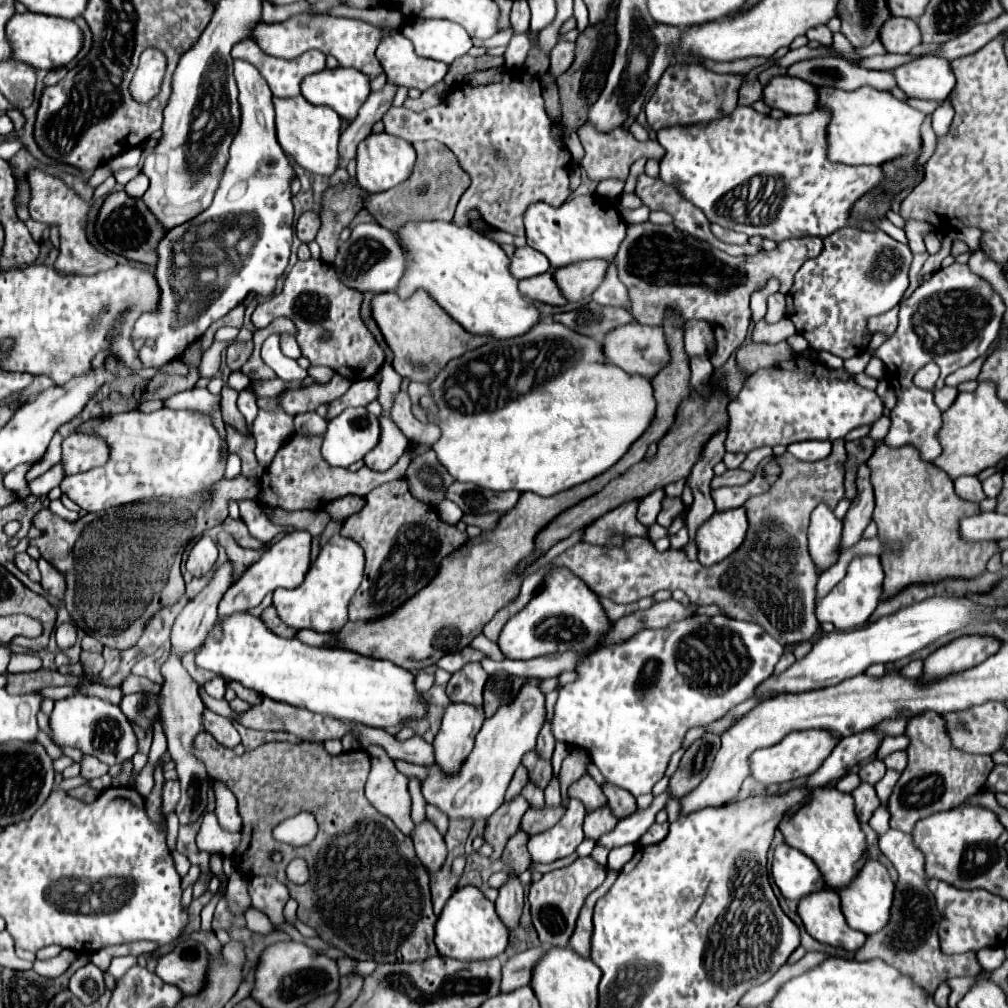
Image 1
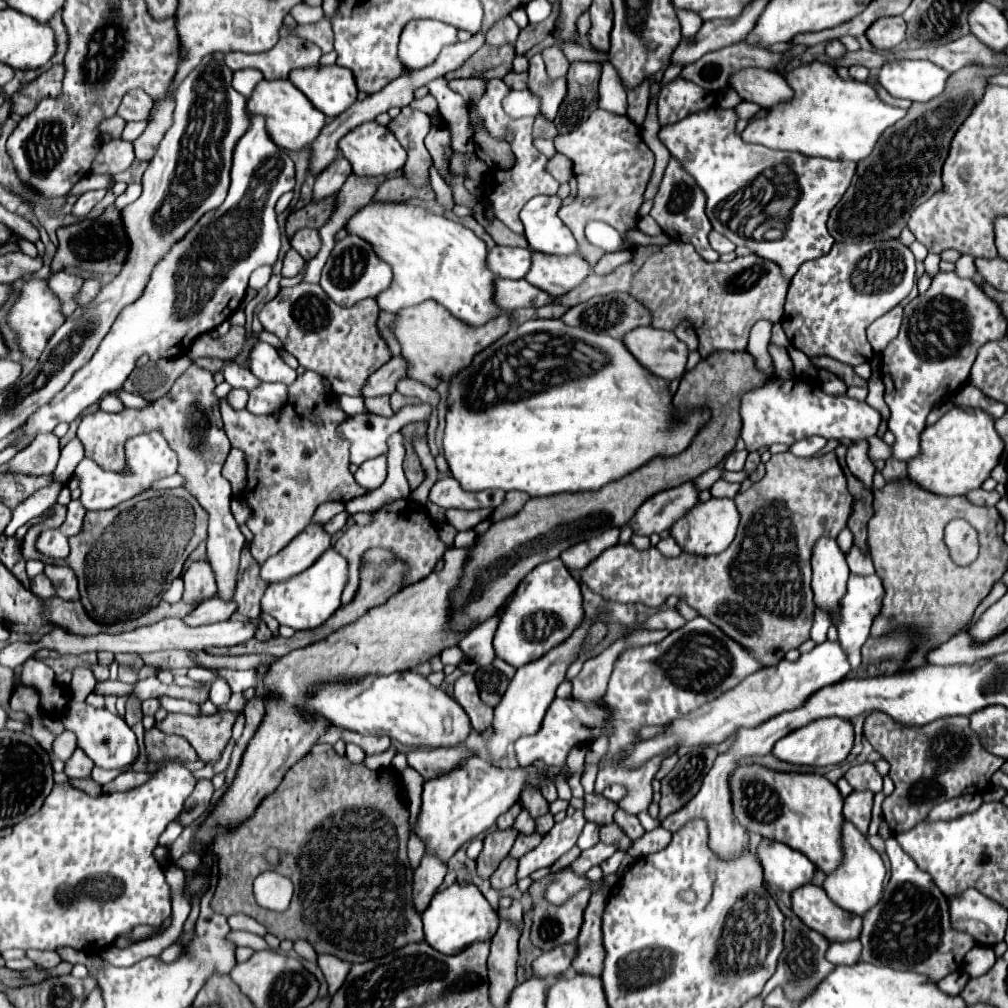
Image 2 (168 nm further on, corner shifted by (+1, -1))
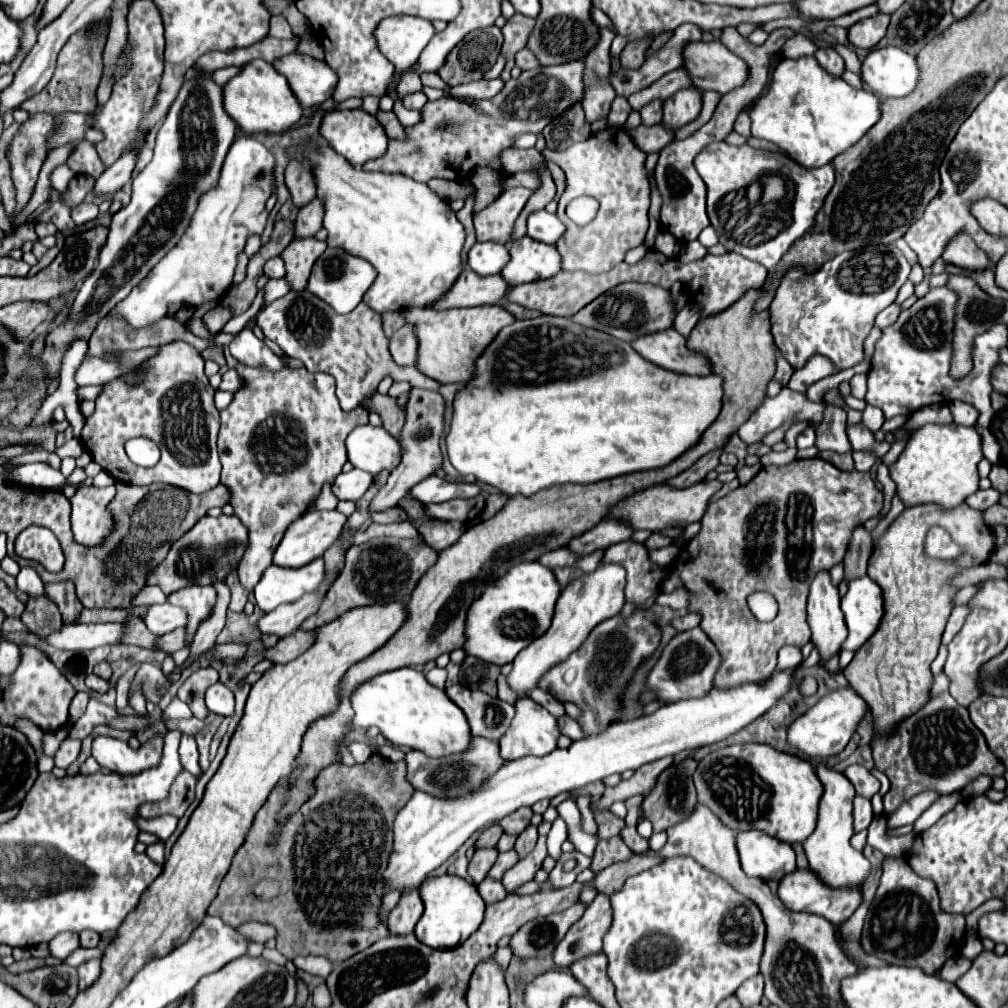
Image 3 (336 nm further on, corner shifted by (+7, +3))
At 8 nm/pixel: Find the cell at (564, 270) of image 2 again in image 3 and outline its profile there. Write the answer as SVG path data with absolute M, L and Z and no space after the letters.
M522 237L510 245L510 263L502 275L512 285L550 279L562 271L562 257L556 247Z

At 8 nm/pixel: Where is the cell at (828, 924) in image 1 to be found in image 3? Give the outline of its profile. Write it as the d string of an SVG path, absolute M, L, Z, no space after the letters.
M796 869L794 875L788 875L788 879L782 879L780 887L778 887L778 897L792 911L820 915L834 925L842 925L844 921L848 921L850 915L862 903L860 891L832 891L832 887L824 887L824 883L820 883L816 879L816 875L812 875L810 869Z

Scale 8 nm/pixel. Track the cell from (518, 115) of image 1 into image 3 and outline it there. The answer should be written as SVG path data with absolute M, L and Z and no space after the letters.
M514 187L506 189L490 207L474 213L474 227L478 241L506 243L512 233L512 225L520 215L522 207L534 195L532 189Z

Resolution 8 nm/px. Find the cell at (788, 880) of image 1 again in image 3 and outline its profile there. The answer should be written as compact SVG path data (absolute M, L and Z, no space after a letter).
M764 831L738 833L736 845L740 847L740 863L748 877L762 881L780 881L796 871L796 853L790 843L780 843Z

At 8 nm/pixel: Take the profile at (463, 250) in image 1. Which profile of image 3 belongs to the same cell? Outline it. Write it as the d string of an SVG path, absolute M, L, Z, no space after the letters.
M324 141L306 147L292 149L294 155L308 155L314 161L314 175L320 199L324 199L324 229L328 231L326 243L330 247L344 247L356 257L366 259L378 271L376 281L364 295L364 303L376 313L402 311L404 307L430 307L440 301L454 285L454 281L464 271L462 247L464 247L464 227L456 219L456 213L446 201L442 201L428 185L408 179L406 175L388 175L360 171L352 167L344 157L336 155L332 147Z

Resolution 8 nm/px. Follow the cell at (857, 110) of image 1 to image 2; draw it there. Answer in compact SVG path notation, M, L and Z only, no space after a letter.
M820 61L800 65L784 75L794 87L794 99L786 107L772 107L764 119L752 121L744 131L746 143L762 143L770 149L798 151L806 157L860 161L870 155L886 127L900 121L906 111L880 101L876 91L858 81L844 81L836 71Z

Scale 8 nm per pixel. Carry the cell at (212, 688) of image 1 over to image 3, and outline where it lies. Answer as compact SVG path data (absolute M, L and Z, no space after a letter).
M218 681L212 687L208 687L208 691L206 691L206 707L212 713L228 717L234 713L234 693Z

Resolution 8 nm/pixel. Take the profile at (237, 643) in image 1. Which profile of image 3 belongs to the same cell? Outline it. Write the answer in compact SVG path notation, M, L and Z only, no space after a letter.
M402 667L368 679L352 691L350 703L354 709L354 727L378 727L396 747L410 747L440 757L462 751L470 743L470 727L464 713L448 699L444 689L430 685L424 673L412 667Z

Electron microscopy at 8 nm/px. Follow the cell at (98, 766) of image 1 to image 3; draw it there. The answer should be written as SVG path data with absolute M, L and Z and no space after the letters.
M66 737L66 739L62 741L62 745L60 745L60 749L58 749L58 751L56 751L56 755L54 755L56 767L62 767L62 769L70 767L70 765L76 761L78 753L80 753L80 745L82 745L82 741L80 741L80 739Z

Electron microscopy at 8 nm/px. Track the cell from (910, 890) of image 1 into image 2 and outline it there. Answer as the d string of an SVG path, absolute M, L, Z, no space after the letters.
M894 837L886 841L886 853L890 859L890 883L884 889L882 899L878 901L878 907L870 911L870 915L864 915L864 929L860 933L860 941L864 945L862 949L862 961L872 965L886 965L900 971L916 971L928 975L934 983L950 975L952 971L960 969L964 963L964 955L974 945L974 939L970 935L954 931L950 923L950 905L948 899L940 893L940 889L934 885L932 877L918 869L912 857L908 857L902 847L896 843Z

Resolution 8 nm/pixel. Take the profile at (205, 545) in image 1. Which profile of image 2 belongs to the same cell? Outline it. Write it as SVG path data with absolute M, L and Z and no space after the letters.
M194 561L182 575L184 593L182 601L190 605L198 605L216 595L216 579L206 561Z

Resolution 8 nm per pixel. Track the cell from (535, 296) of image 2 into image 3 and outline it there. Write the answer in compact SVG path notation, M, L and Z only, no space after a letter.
M464 269L464 275L456 281L456 287L448 291L444 303L436 303L438 309L450 307L478 307L478 305L498 305L510 291L510 285L502 275L482 277L472 269Z

